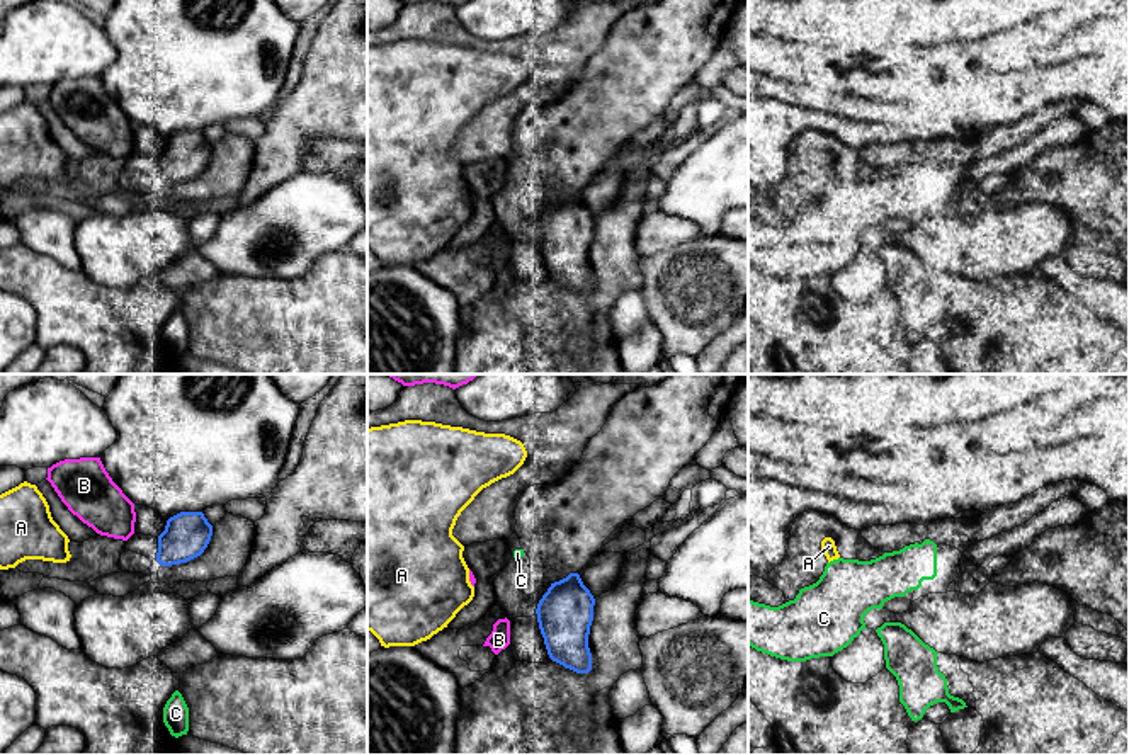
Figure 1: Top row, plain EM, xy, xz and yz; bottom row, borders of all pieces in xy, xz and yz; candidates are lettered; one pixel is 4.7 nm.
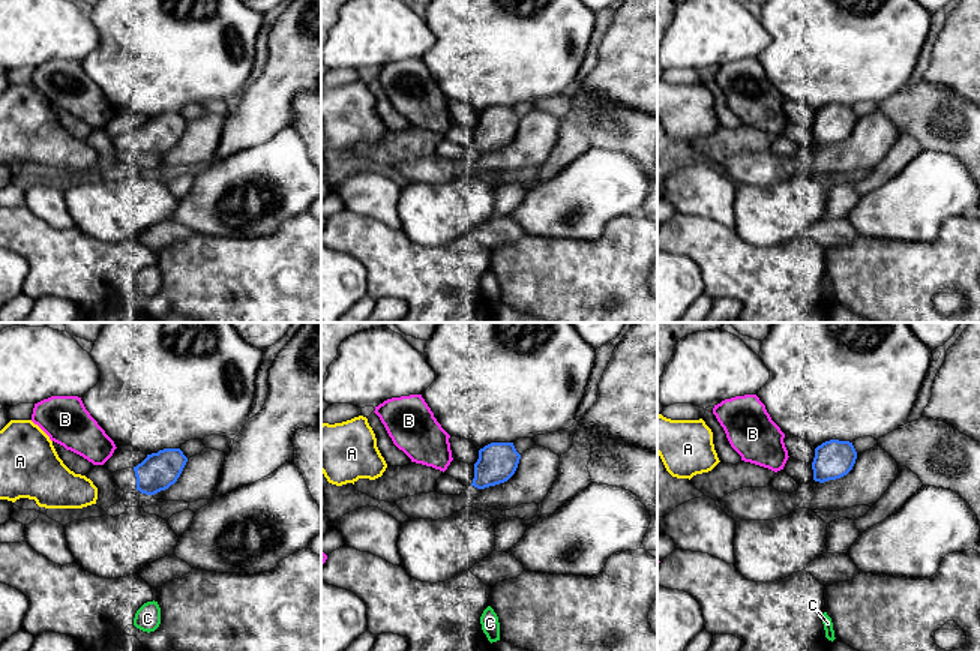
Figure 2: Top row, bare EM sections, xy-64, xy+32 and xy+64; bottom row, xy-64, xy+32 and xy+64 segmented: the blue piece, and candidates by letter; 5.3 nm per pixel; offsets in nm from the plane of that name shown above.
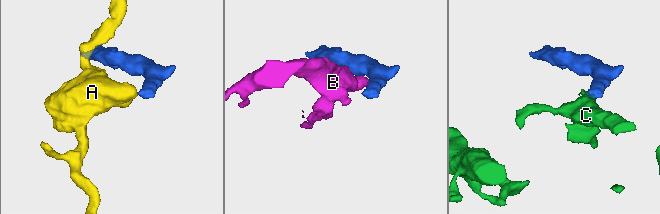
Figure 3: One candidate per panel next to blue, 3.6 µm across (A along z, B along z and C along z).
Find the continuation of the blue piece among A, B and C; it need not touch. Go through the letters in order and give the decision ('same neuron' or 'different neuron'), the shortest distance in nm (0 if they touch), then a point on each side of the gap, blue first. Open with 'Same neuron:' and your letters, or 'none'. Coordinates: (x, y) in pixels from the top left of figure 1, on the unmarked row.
Same neuron: C
A: different neuron | 300 nm | xz (536, 228), (473, 215)
B: different neuron | 120 nm | xy (158, 155), (133, 152)
C: same neuron | 190 nm | xz (551, 203), (522, 174)

